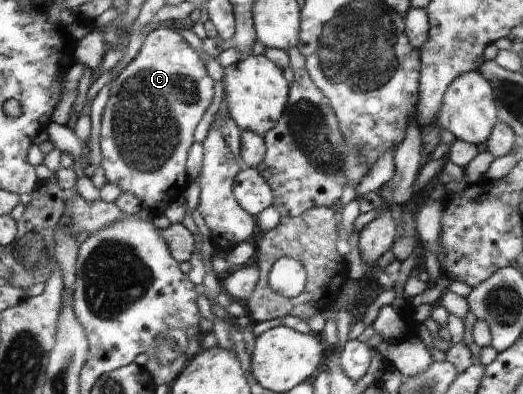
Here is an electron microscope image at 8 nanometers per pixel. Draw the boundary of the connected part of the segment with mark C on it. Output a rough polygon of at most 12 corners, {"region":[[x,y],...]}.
{"region":[[161,27],[112,81],[102,167],[164,214],[214,81]]}

